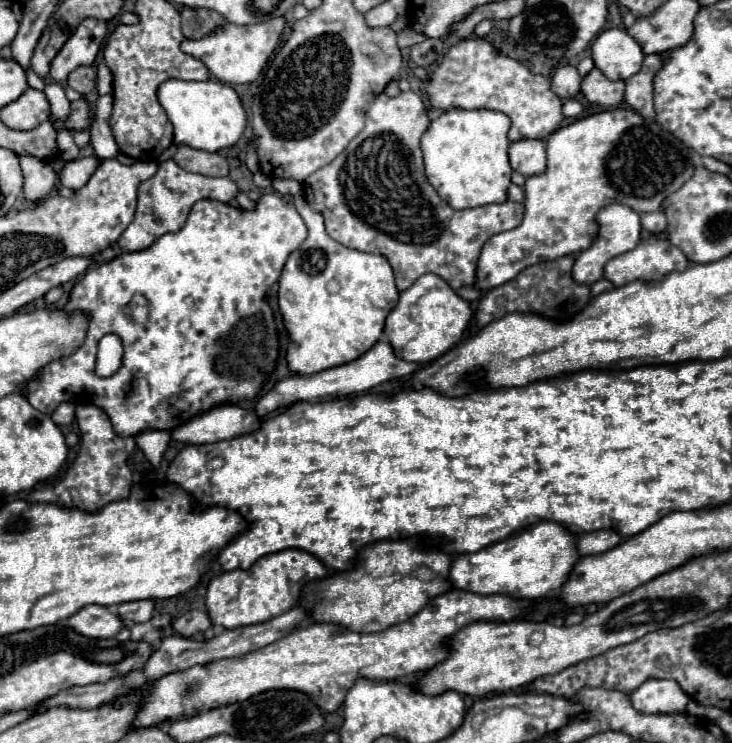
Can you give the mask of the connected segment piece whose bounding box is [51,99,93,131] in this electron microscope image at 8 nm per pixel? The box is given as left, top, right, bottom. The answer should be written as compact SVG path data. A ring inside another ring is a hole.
M79 99L79 101L73 101L71 103L71 121L67 123L61 123L57 121L55 117L51 117L51 121L55 123L57 129L63 129L63 127L69 127L69 129L89 129L91 127L91 105L87 99Z

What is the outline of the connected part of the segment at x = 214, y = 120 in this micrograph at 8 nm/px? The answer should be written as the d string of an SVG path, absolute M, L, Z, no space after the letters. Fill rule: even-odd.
M169 79L159 85L157 97L161 107L165 109L169 121L173 123L173 143L189 145L193 149L203 151L219 151L225 147L233 147L247 127L247 113L243 103L233 87L221 81L181 81Z

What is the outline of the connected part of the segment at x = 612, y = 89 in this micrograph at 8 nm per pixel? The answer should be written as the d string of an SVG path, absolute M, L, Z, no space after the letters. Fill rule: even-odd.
M593 69L581 85L583 95L587 101L597 103L601 107L617 107L623 101L625 95L625 83L623 81L609 81L599 69Z

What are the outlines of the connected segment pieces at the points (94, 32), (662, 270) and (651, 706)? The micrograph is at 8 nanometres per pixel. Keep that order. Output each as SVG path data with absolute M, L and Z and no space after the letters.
M93 17L83 19L77 31L67 39L63 49L51 61L49 77L63 83L67 81L67 75L73 69L81 65L91 65L103 45L105 35L107 35L107 21Z
M649 239L639 243L633 251L613 257L605 265L605 277L615 285L627 285L629 281L657 281L657 277L665 277L669 273L687 269L689 261L669 241Z
M649 679L629 699L639 713L685 713L689 705L689 695L673 679Z

